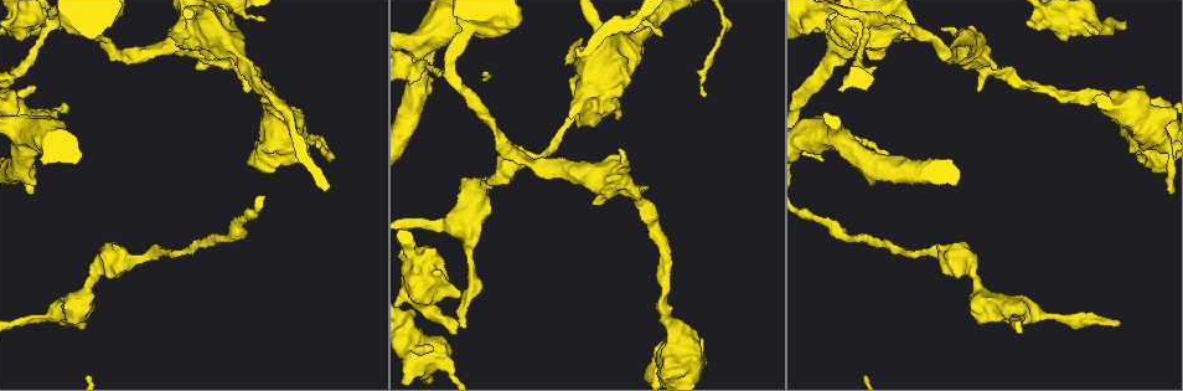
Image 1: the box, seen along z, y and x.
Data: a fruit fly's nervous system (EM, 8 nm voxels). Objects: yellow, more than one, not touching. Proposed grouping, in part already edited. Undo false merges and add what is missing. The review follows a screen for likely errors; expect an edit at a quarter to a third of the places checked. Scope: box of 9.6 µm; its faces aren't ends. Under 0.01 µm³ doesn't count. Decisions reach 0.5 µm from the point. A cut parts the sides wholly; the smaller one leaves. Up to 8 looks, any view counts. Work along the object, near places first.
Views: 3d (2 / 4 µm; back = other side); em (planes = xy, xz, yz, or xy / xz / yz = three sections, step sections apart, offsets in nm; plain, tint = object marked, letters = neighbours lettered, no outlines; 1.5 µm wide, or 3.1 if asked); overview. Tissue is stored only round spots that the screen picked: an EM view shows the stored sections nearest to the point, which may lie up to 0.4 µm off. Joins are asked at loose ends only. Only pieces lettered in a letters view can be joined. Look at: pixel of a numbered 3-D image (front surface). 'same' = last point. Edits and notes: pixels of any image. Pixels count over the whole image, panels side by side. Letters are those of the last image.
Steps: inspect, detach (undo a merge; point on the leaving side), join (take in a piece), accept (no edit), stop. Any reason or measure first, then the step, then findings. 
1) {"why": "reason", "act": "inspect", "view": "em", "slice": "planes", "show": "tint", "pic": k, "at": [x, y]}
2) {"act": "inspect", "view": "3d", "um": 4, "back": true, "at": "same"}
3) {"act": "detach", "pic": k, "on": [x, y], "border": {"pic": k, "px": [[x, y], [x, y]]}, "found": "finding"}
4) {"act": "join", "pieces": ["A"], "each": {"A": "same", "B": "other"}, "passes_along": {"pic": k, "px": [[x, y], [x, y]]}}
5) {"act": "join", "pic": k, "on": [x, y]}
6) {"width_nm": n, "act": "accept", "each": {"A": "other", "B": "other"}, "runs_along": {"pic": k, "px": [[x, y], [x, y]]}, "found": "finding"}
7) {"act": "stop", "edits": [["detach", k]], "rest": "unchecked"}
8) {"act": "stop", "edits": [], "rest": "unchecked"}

{"why": "free end", "act": "inspect", "view": "3d", "um": 4, "pic": 1, "at": [1120, 320]}

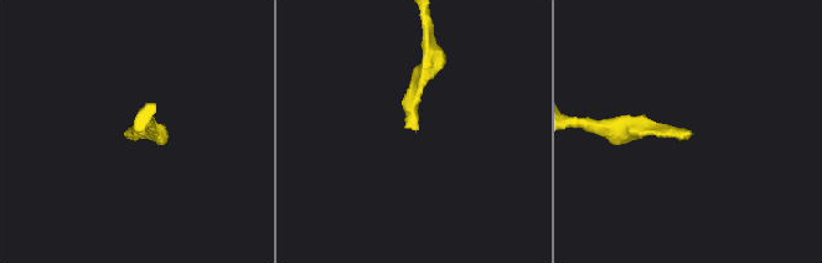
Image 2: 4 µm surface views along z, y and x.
{"act": "inspect", "view": "em", "slice": "planes", "show": "letters", "pic": 2, "at": [418, 128]}

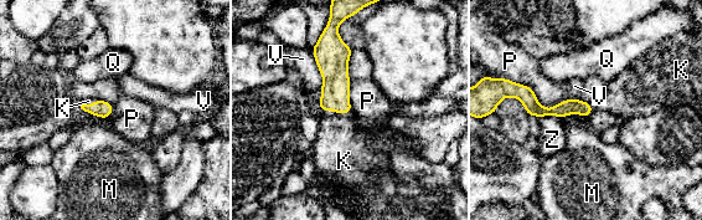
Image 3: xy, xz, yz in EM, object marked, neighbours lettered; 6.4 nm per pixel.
{"width_nm": 100, "act": "join", "pieces": ["K"], "each": {"K": "same", "M": "other", "P": "other", "Q": "other", "V": "other", "Z": "other"}, "passes_along": {"pic": 3, "px": [[335, 92], [336, 112], [340, 151]]}, "found": "the cell continues"}

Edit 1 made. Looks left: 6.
{"why": "free end", "act": "inspect", "view": "em", "slice": "xy", "step": 4, "show": "plain", "pic": 1, "at": [430, 345]}

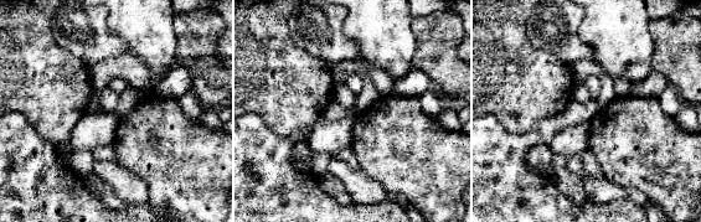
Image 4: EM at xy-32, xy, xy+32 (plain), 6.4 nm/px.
{"why": "see the neighbours", "act": "inspect", "view": "em", "slice": "xy", "step": 4, "show": "letters", "at": "same"}

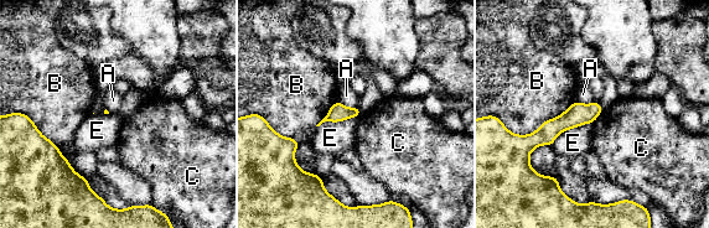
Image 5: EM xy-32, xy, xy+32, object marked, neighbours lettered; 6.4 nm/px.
{"act": "accept", "each": {"A": "other", "B": "other", "C": "other", "E": "other"}, "border": {"pic": 5, "px": [[591, 123], [563, 130], [550, 145]]}, "found": "no lettered piece goes on from it"}

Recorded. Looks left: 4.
{"why": "branch stops here", "act": "inspect", "view": "em", "slice": "yz", "step": 8, "show": "letters", "pic": 1, "at": [1125, 21]}

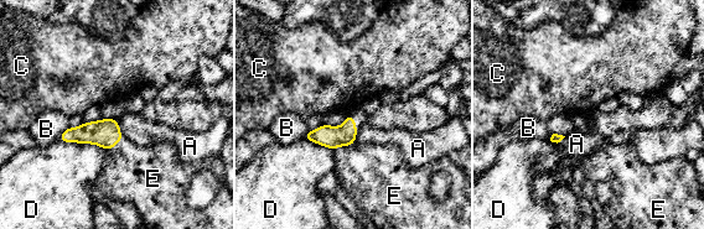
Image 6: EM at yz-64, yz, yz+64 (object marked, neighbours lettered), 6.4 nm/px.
{"act": "join", "pieces": ["E"], "each": {"A": "other", "B": "other", "C": "other", "D": "other", "E": "same"}, "passes_along": {"pic": 6, "px": [[330, 136], [345, 145], [371, 173]]}, "found": "it goes on there"}

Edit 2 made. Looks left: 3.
{"act": "stop", "edits": [["join", 3], ["join", 6]], "rest": "unchecked"}

